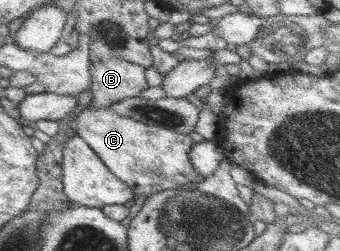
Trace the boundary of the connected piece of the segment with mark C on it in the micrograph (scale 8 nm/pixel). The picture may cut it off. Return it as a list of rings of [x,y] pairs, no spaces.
[[[86,107],[71,117],[80,137],[103,162],[103,165],[123,182],[133,195],[147,197],[158,191],[177,189],[186,183],[199,182],[201,177],[189,163],[189,150],[194,144],[187,134],[157,125],[147,125],[125,118],[108,108]]]

